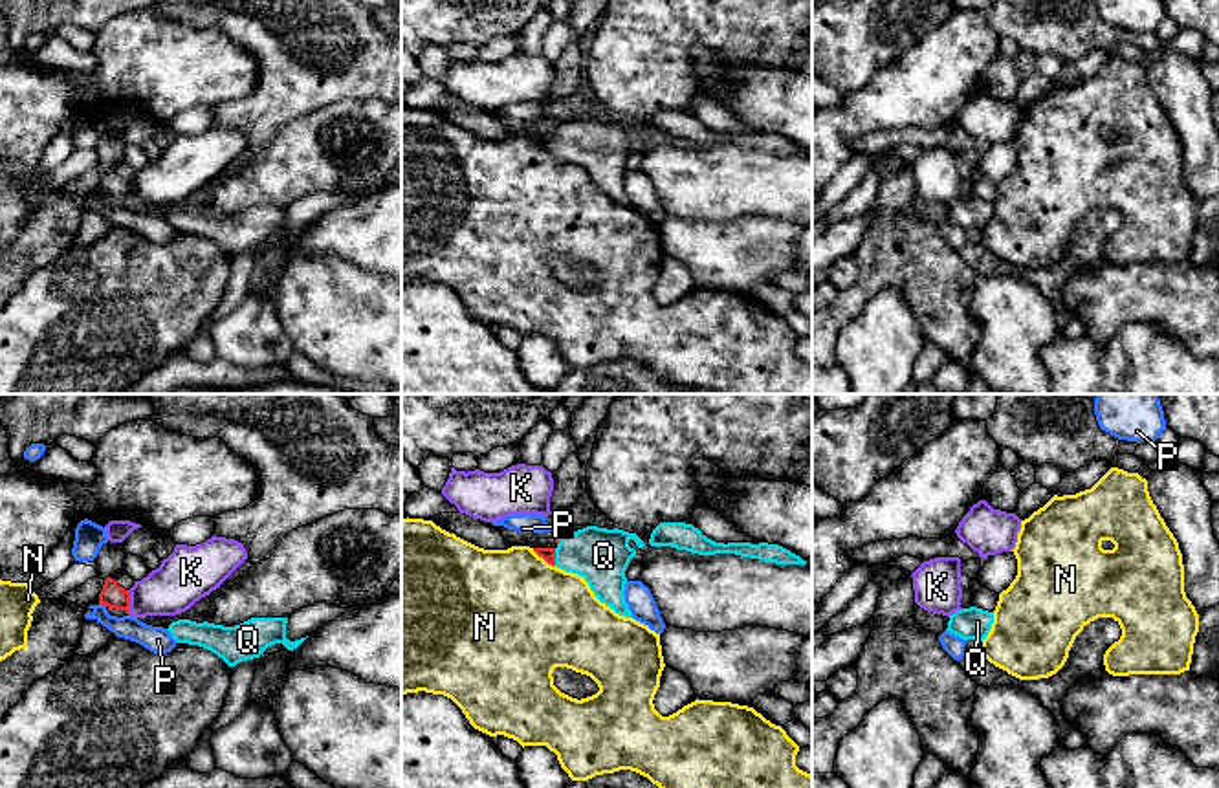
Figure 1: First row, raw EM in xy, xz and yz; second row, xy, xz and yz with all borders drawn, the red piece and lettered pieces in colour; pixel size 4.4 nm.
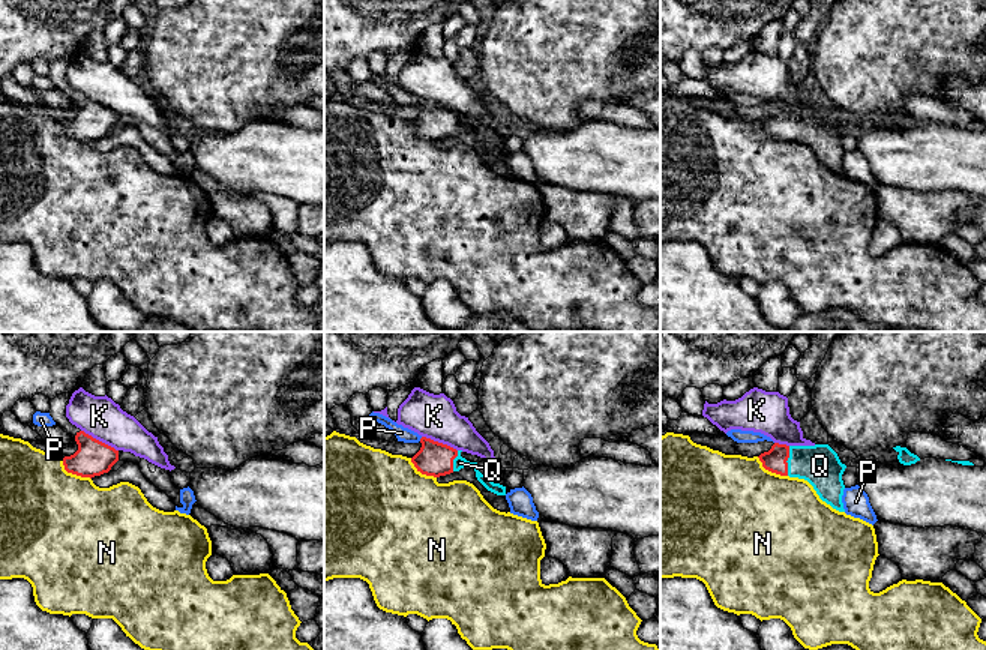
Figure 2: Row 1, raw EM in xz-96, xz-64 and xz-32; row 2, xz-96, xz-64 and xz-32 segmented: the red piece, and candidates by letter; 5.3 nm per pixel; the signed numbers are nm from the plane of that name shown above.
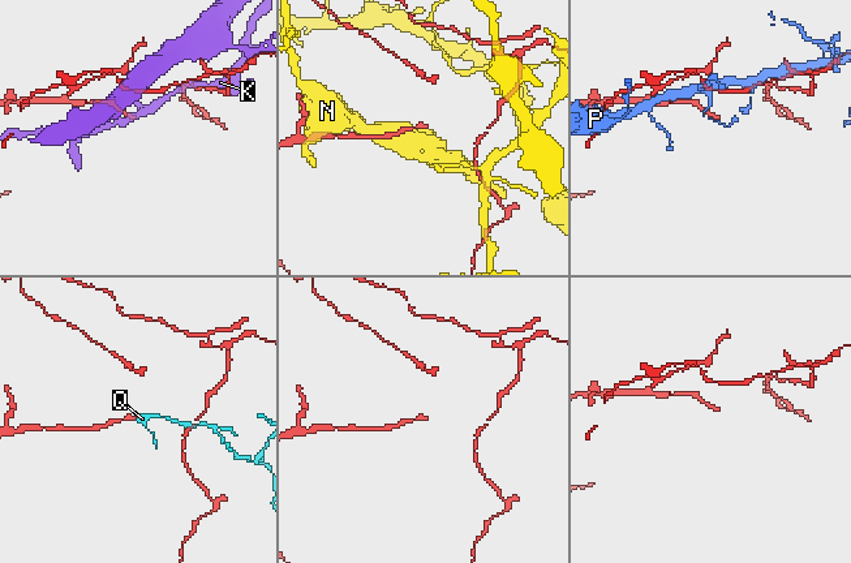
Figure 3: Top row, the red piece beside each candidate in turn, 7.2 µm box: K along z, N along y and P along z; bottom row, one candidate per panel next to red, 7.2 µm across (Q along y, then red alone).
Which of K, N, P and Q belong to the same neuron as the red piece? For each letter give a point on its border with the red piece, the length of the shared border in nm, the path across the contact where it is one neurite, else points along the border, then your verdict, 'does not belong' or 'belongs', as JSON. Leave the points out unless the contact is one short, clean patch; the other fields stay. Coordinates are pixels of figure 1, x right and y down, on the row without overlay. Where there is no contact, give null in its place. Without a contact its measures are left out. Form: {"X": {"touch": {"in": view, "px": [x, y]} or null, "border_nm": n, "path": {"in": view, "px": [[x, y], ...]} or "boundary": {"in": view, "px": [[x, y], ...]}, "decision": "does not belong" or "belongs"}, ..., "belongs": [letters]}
{"K": {"touch": {"in": "xy", "px": [129, 191]}, "border_nm": 100, "decision": "does not belong"}, "N": {"touch": {"in": "xz", "px": [543, 147]}, "border_nm": 130, "decision": "does not belong"}, "P": {"touch": {"in": "xy", "px": [103, 193]}, "border_nm": 40, "decision": "does not belong"}, "Q": {"touch": {"in": "xz", "px": [554, 147]}, "border_nm": 80, "path": {"in": "xz", "px": [[549, 143], [554, 147], [602, 145]]}, "decision": "belongs"}, "belongs": ["Q"]}

